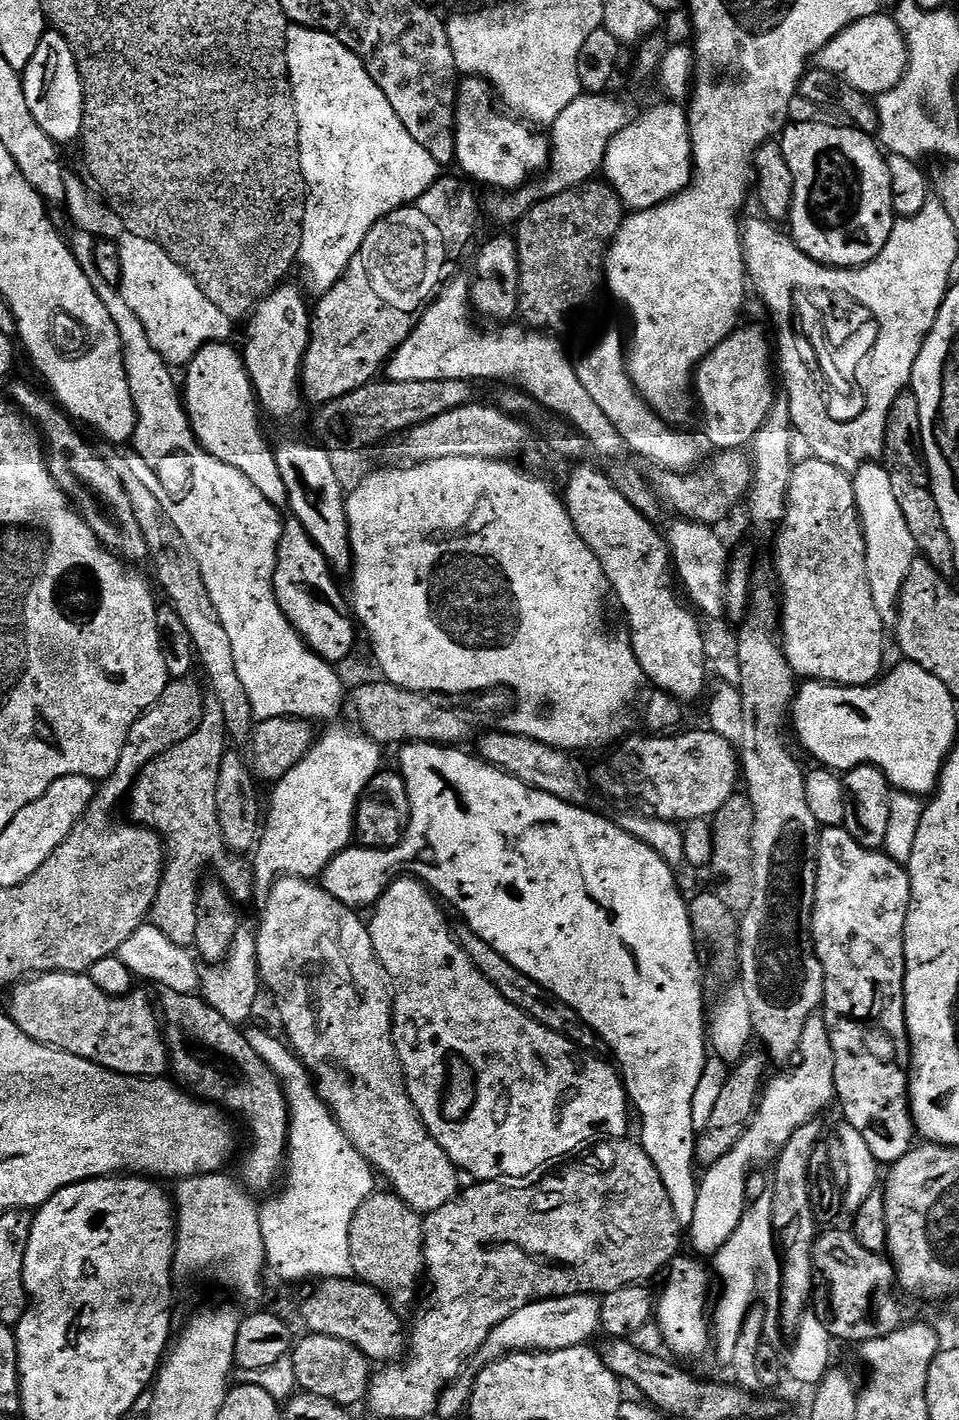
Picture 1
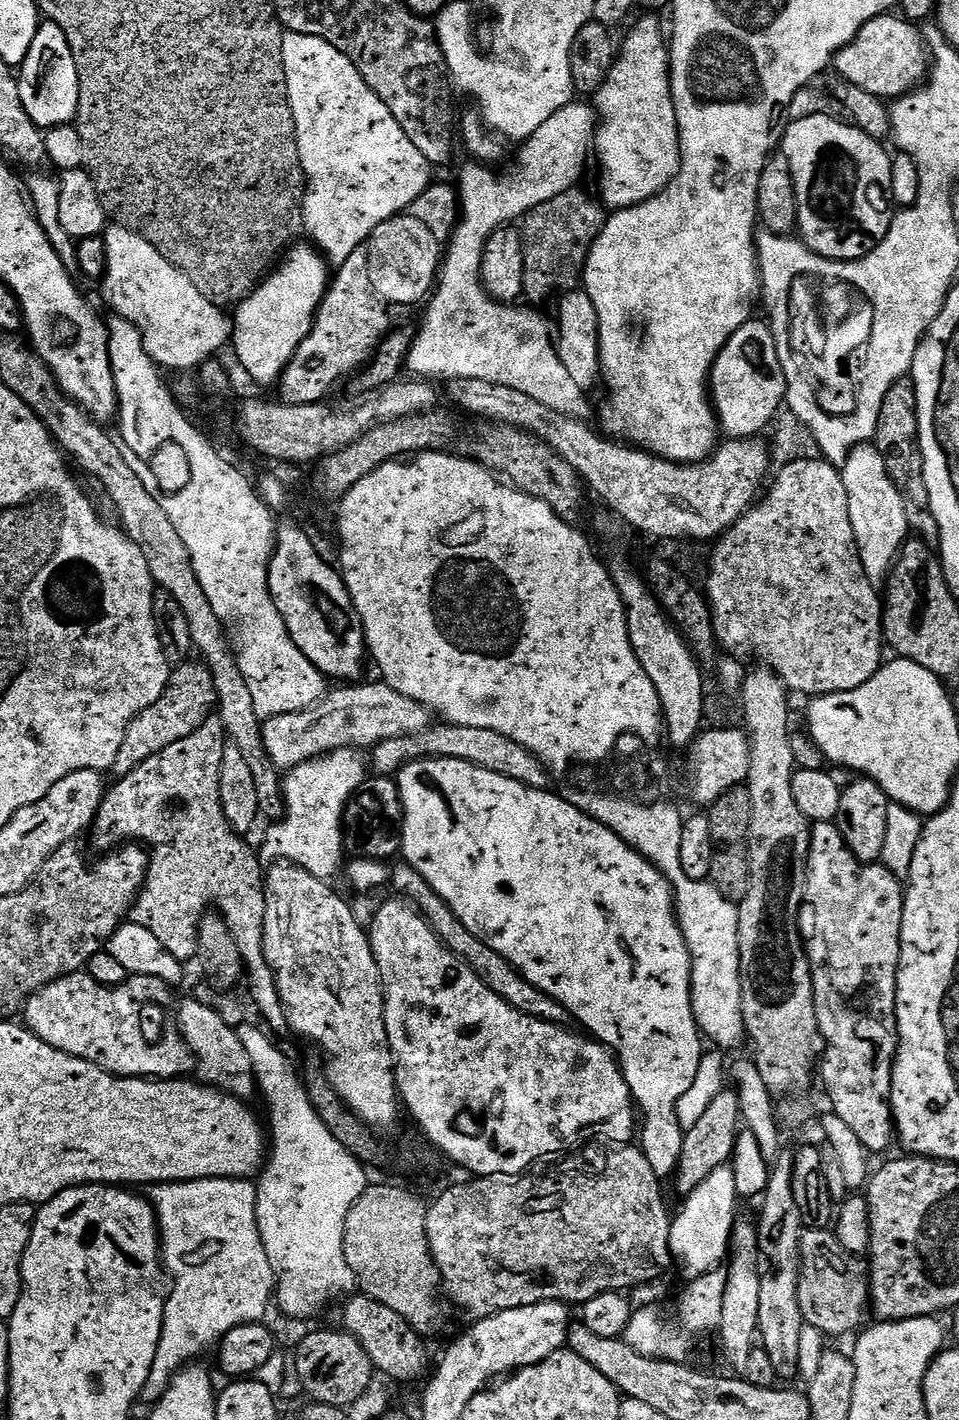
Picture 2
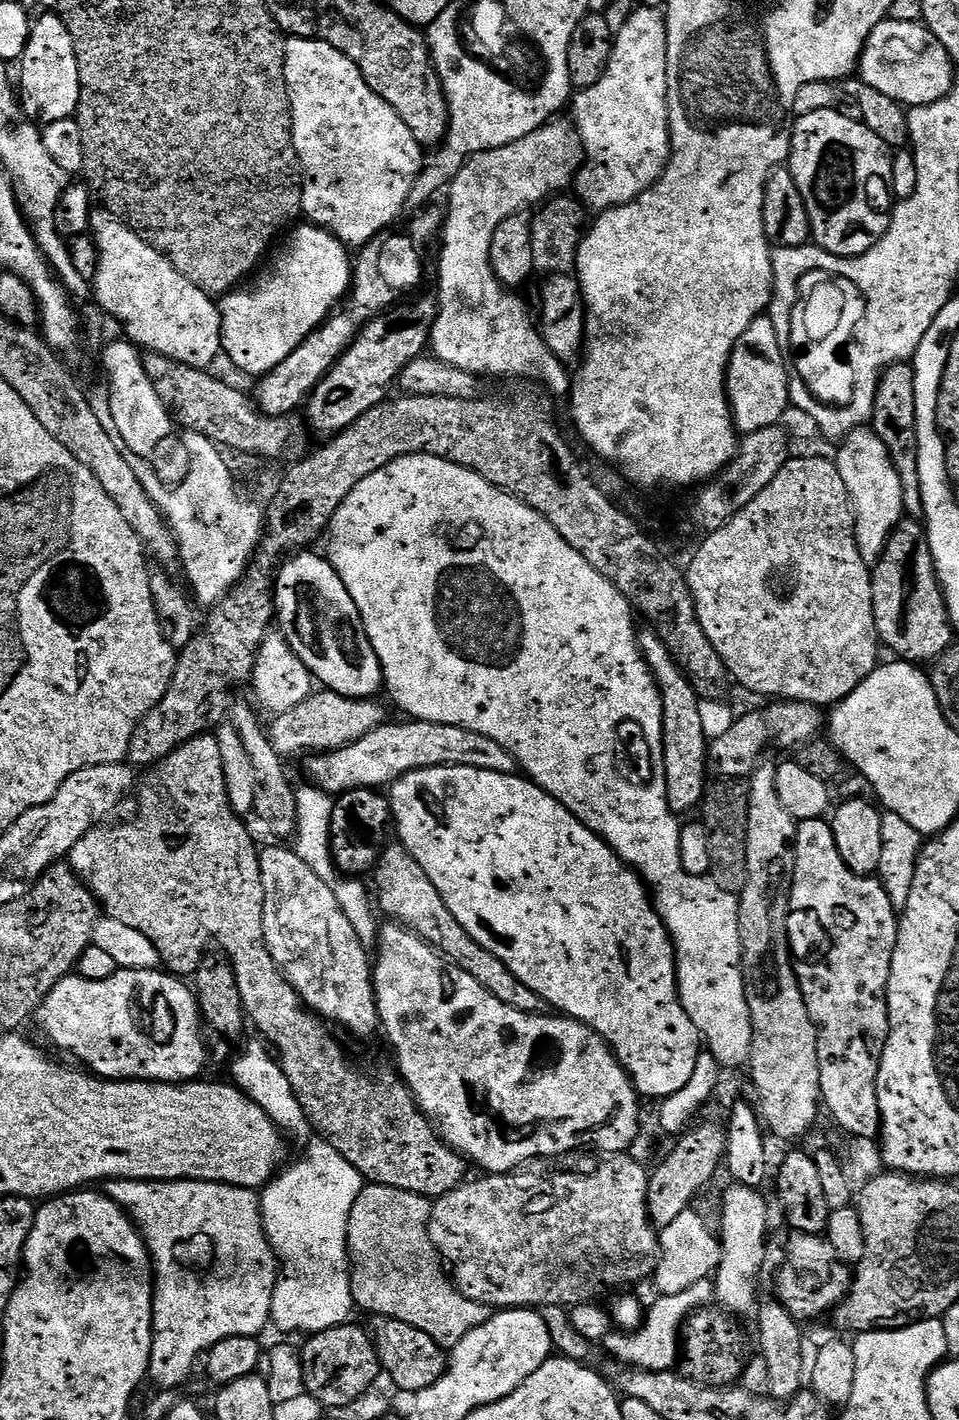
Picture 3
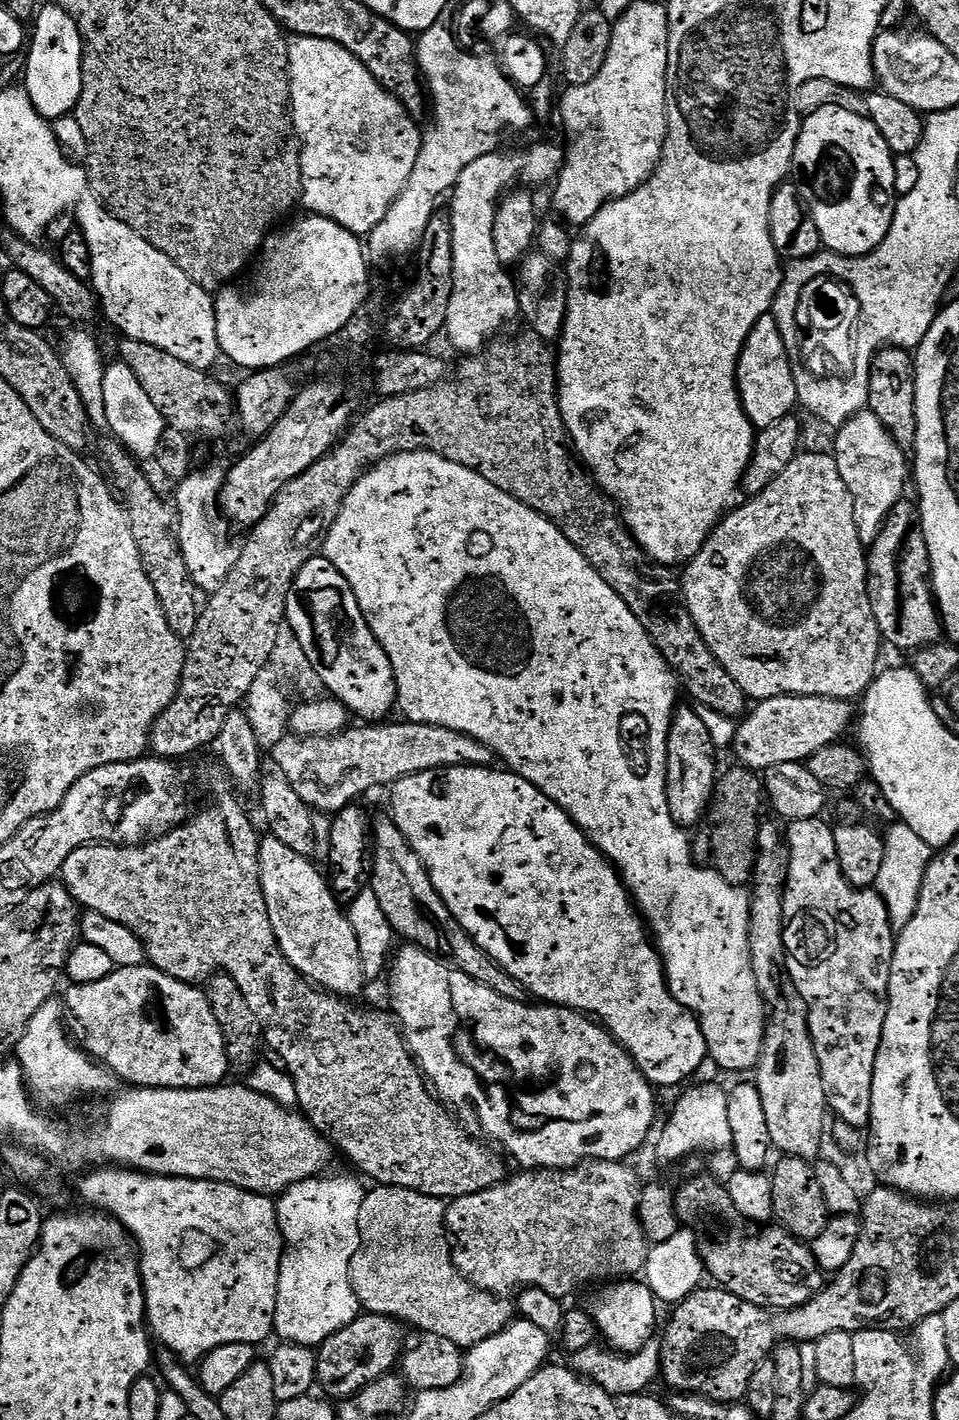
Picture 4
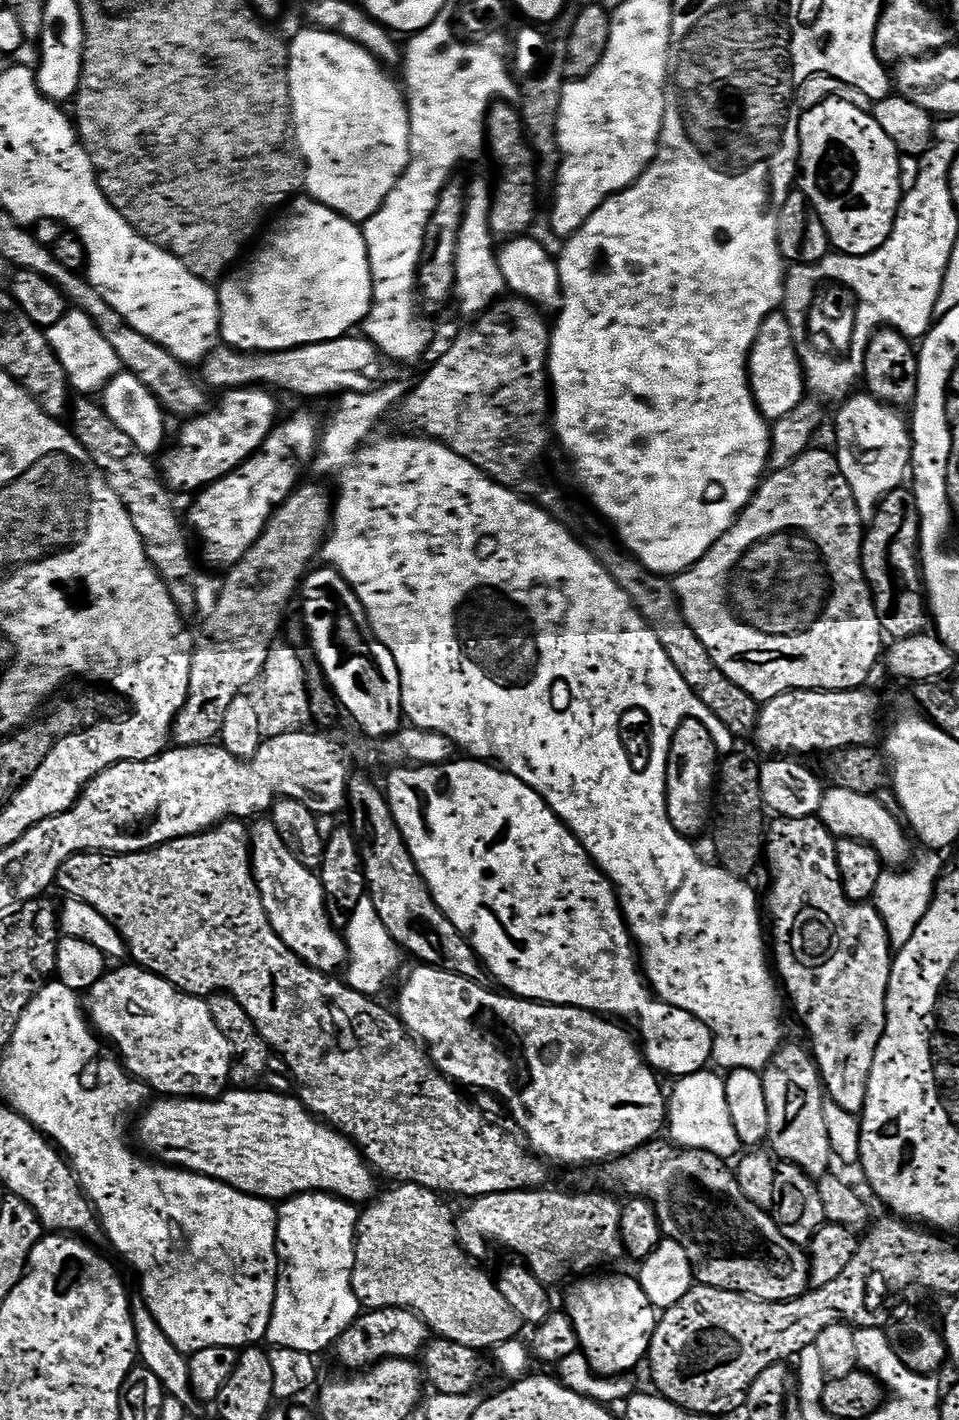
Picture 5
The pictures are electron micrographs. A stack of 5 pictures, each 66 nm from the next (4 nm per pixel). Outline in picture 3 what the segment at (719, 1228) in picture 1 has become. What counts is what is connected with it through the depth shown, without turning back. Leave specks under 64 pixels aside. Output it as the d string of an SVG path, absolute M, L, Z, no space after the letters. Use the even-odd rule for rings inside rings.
M689 1210L678 1214L670 1226L666 1226L659 1233L660 1259L656 1262L654 1281L656 1292L666 1295L681 1294L696 1282L709 1279L720 1264L720 1237L717 1229L712 1228L696 1213Z

